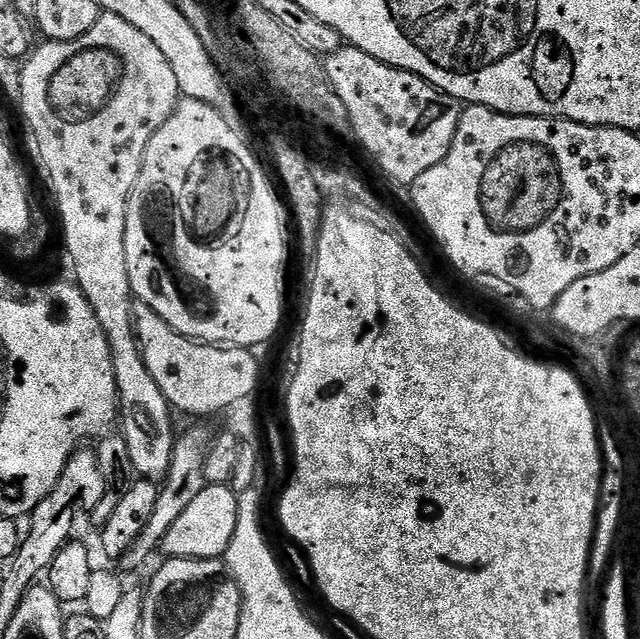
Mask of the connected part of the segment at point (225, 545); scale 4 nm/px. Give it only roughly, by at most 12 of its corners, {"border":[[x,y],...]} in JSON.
{"border":[[207,484],[160,543],[167,559],[228,553],[239,495]]}

